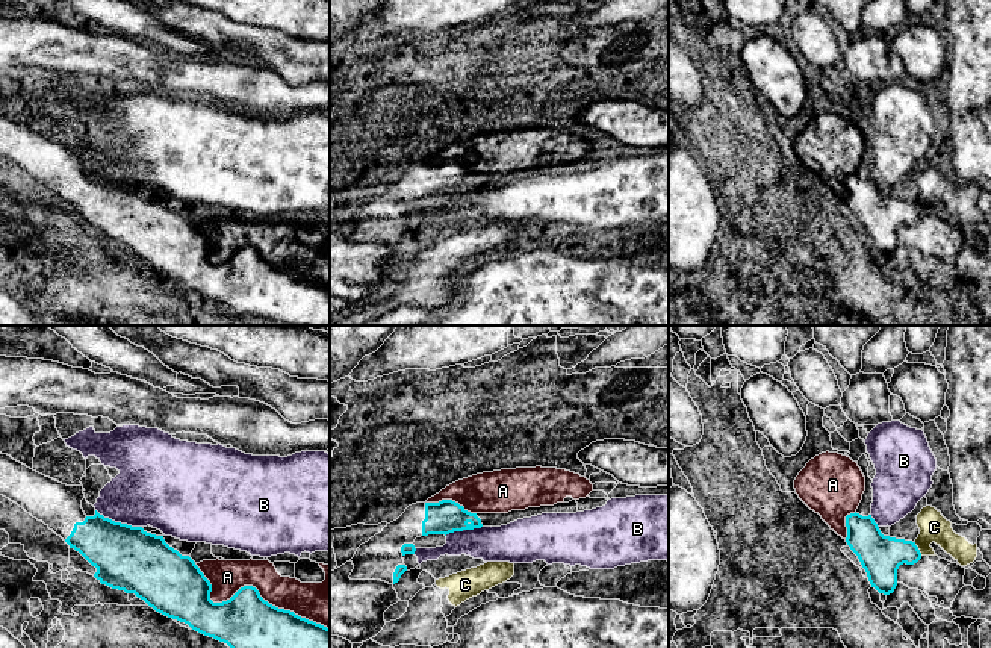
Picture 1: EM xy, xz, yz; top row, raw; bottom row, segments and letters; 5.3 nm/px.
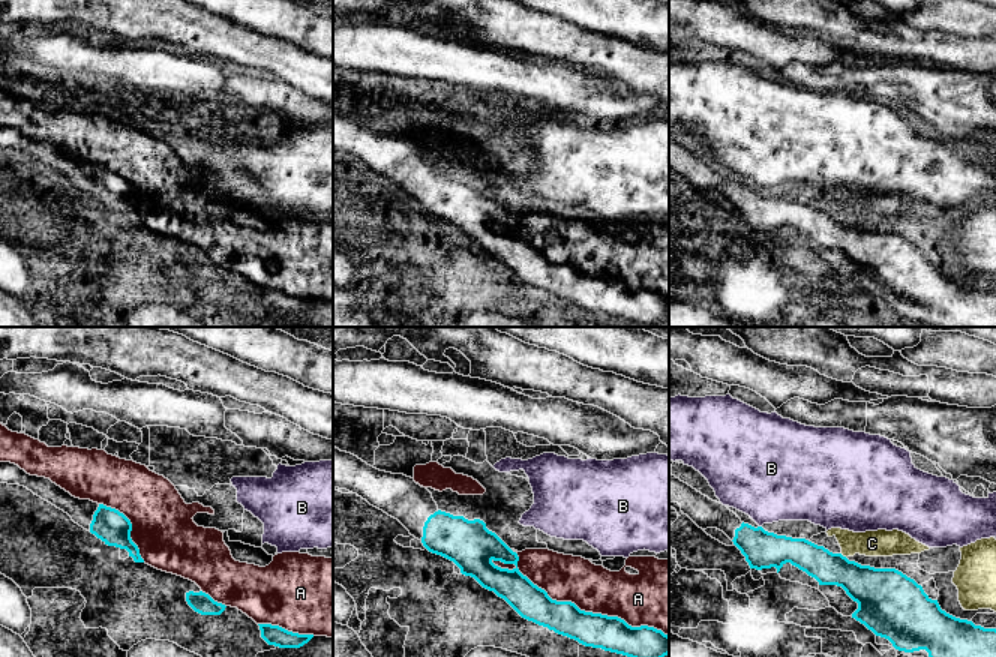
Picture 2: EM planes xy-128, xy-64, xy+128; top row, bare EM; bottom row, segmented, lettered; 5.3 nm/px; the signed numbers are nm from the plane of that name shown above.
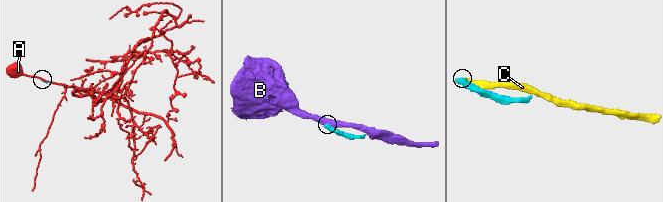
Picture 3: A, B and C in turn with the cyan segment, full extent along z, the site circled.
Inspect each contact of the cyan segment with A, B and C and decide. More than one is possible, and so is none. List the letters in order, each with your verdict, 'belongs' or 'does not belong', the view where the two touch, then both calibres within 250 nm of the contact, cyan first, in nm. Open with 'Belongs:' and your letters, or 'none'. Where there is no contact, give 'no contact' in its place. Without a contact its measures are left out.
Belongs: none
A: does not belong; contact in xy; calibres 320 and 180 nm
B: does not belong; contact in xy; calibres 340 and 380 nm
C: does not belong; contact in yz; calibres 220 and 160 nm

